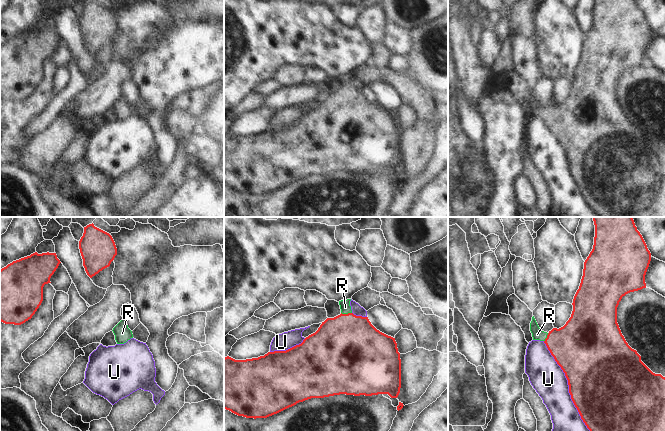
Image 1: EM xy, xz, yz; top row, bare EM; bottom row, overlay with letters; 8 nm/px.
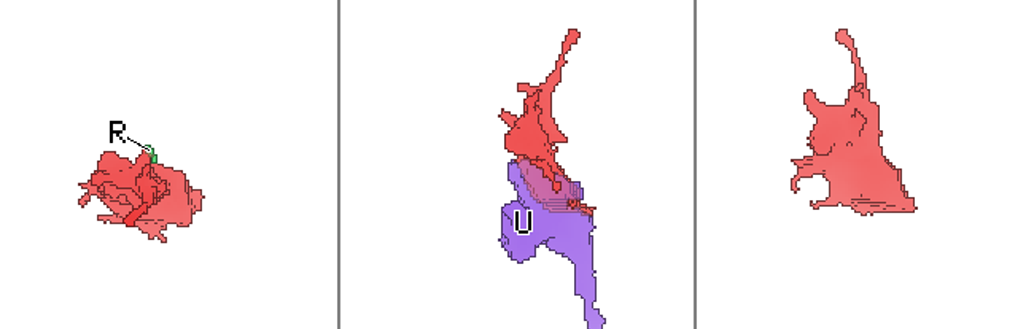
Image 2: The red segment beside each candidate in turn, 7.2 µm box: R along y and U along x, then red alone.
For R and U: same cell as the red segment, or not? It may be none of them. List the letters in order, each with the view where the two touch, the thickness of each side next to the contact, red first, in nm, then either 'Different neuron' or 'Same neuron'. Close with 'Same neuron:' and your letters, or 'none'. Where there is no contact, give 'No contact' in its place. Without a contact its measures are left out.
R: Touches red in xz. Thickness 500 nm (red) against 90 nm. Same neuron
U: Touches red in yz. Thickness 500 nm (red) against 280 nm. Different neuron
Same neuron: R

